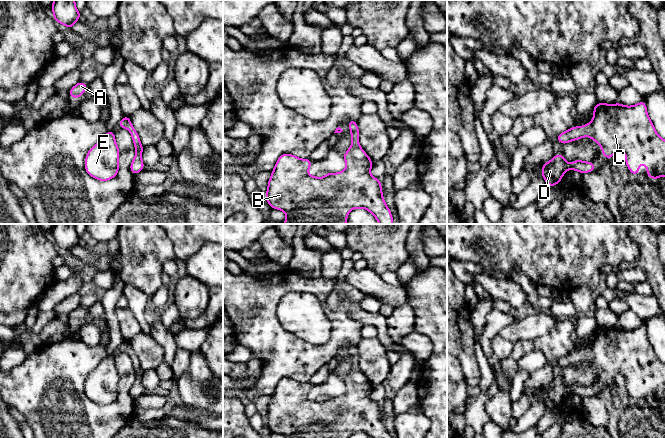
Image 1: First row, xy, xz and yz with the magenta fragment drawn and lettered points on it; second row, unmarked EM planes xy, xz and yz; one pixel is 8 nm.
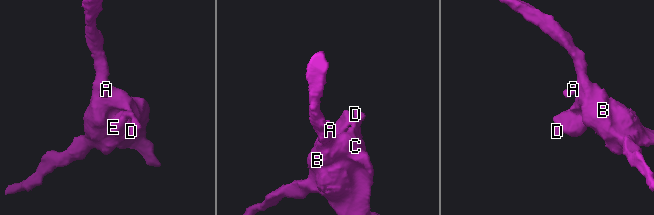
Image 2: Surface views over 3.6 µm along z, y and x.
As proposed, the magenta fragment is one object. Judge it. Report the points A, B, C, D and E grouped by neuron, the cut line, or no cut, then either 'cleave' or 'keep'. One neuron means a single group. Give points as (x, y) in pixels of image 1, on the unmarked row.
A B C D E; no cut; keep

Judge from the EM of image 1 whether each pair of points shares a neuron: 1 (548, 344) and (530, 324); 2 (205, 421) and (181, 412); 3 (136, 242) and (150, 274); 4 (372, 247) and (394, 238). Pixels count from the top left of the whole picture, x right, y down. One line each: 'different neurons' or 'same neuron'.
1: different neurons
2: same neuron
3: same neuron
4: same neuron

